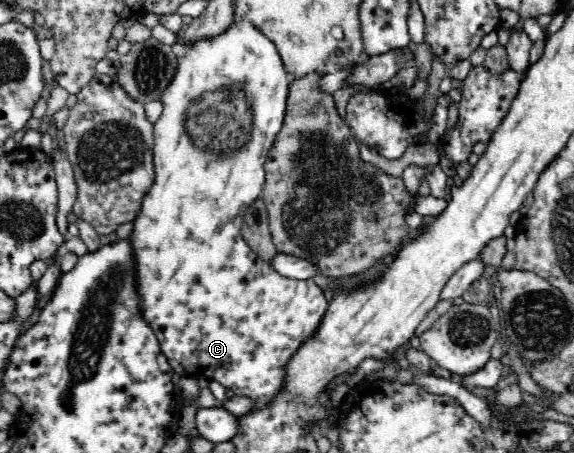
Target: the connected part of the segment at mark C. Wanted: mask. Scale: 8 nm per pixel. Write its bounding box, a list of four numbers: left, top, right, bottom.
[126,20,328,408]

